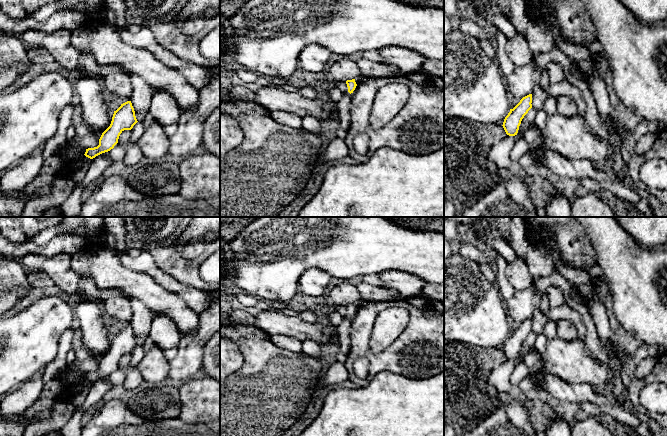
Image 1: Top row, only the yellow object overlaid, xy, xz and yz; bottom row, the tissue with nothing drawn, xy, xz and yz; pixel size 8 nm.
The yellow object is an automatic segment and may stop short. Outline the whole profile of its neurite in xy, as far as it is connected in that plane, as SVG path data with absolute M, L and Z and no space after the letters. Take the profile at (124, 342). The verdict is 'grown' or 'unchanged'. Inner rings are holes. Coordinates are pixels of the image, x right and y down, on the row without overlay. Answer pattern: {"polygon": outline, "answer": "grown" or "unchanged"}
{"polygon": "M131 325L121 328L114 335L110 350L102 357L99 363L99 369L86 373L84 379L93 383L102 377L110 375L118 367L120 358L124 354L131 354L137 346Z", "answer": "unchanged"}

